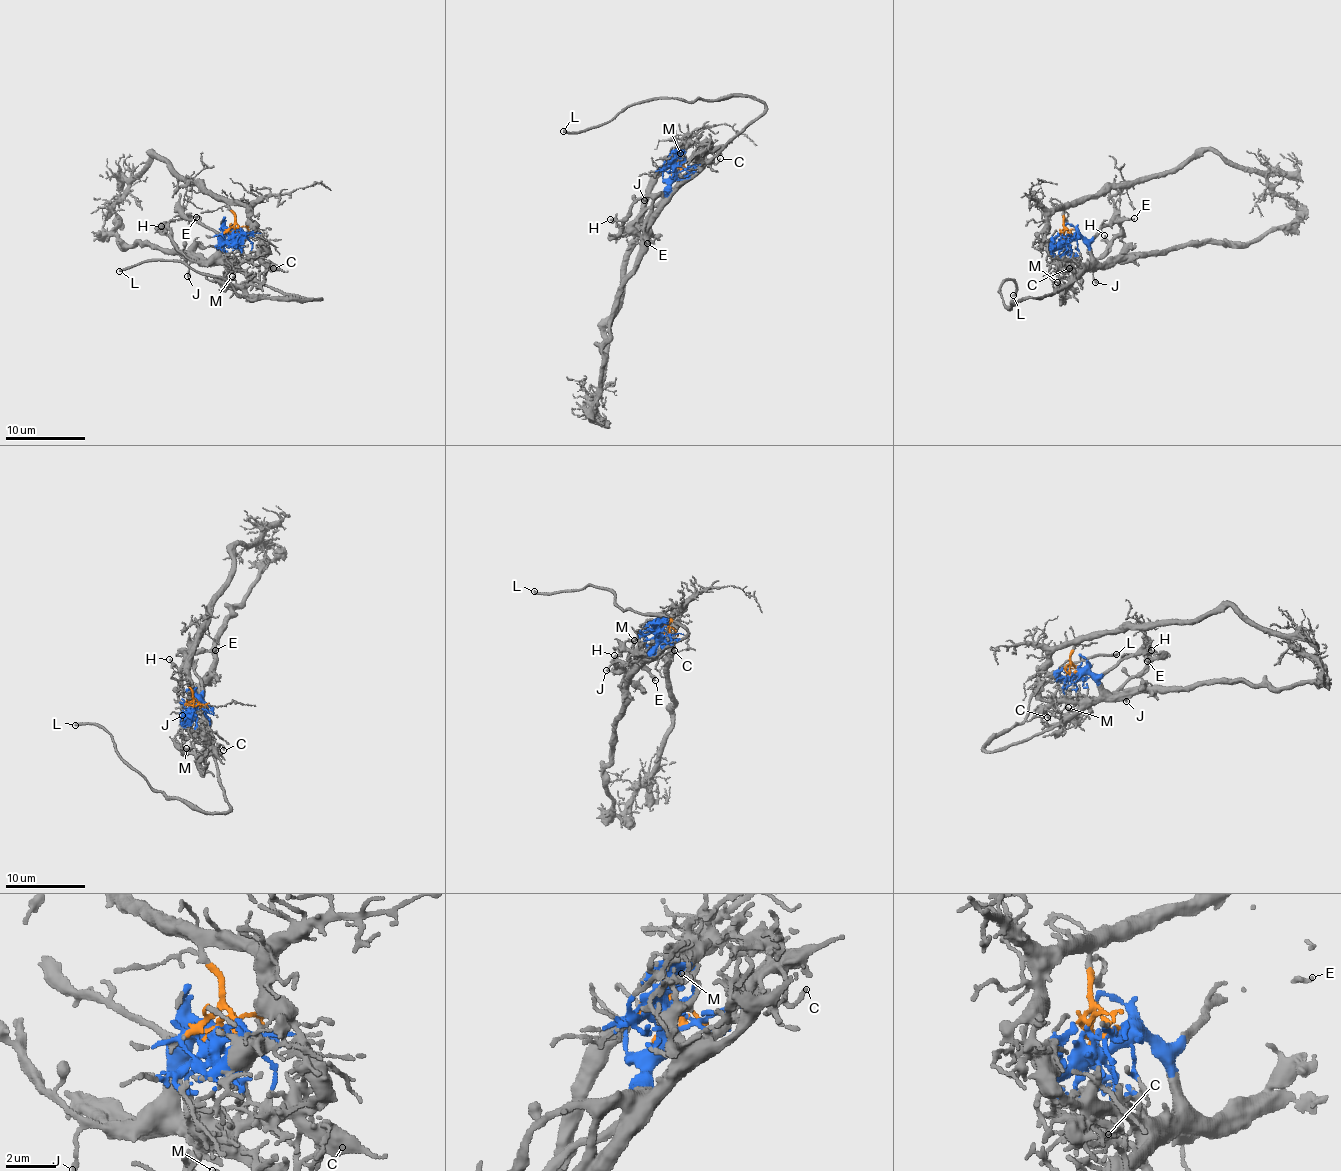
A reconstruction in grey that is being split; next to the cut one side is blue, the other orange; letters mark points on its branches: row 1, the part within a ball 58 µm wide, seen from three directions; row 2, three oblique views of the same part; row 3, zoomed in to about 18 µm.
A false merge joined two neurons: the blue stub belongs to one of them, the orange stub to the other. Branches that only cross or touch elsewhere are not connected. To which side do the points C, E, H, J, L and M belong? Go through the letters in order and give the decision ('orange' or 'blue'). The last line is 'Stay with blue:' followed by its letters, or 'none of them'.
C: blue
E: blue
H: blue
J: blue
L: blue
M: blue
Stay with blue: C, E, H, J, L, M

